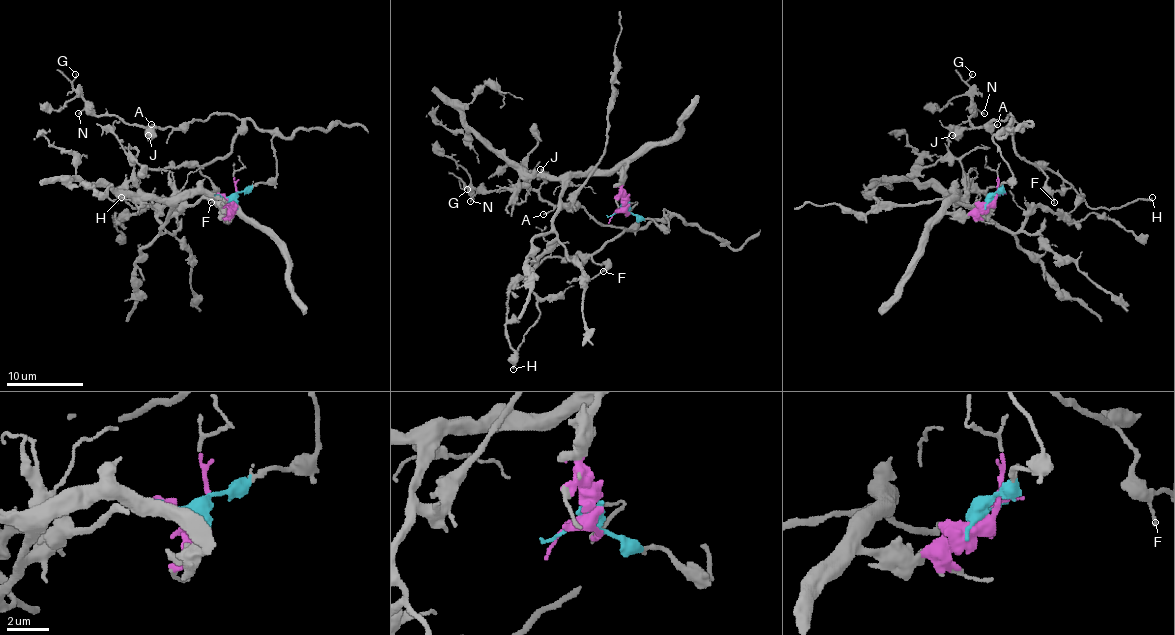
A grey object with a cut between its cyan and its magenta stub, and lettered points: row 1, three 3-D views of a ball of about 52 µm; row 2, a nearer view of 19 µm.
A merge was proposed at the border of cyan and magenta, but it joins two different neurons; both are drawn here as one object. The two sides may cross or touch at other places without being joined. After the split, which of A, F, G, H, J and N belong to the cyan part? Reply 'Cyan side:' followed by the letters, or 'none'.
Cyan side: A, F, G, H, J, N

